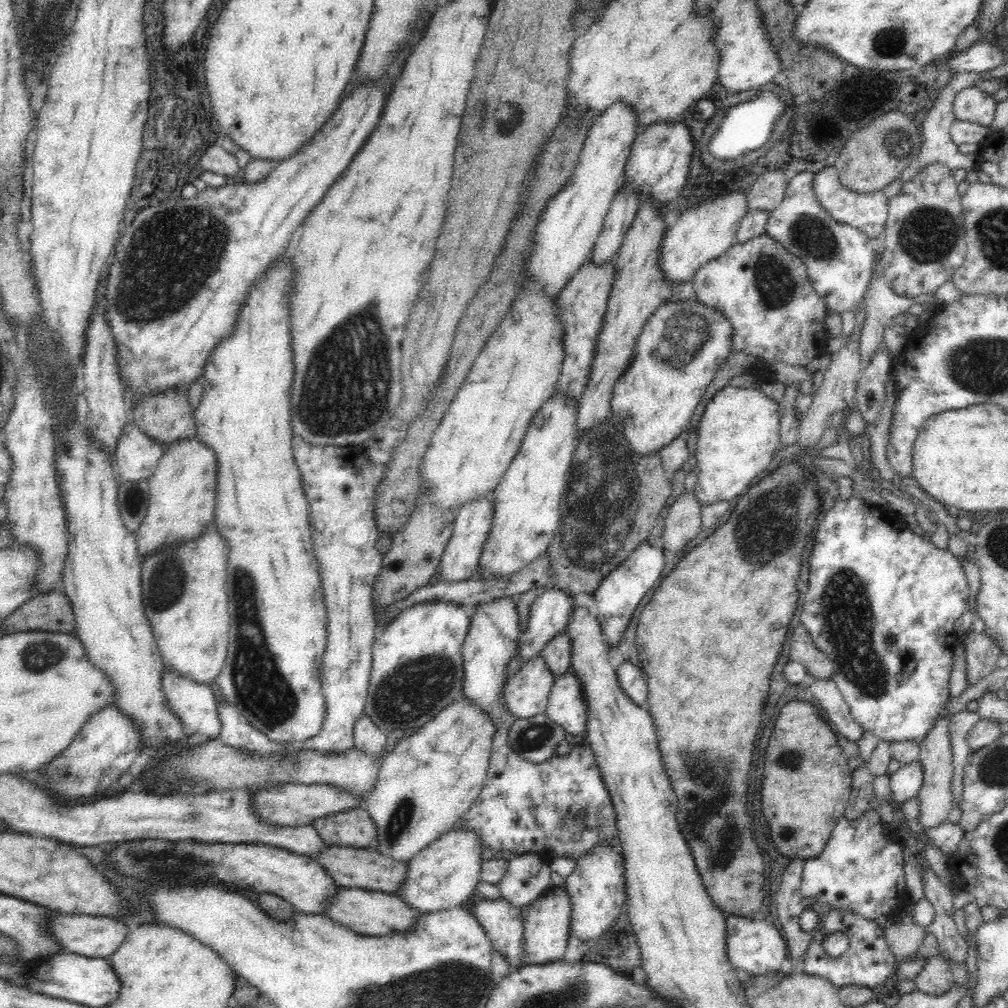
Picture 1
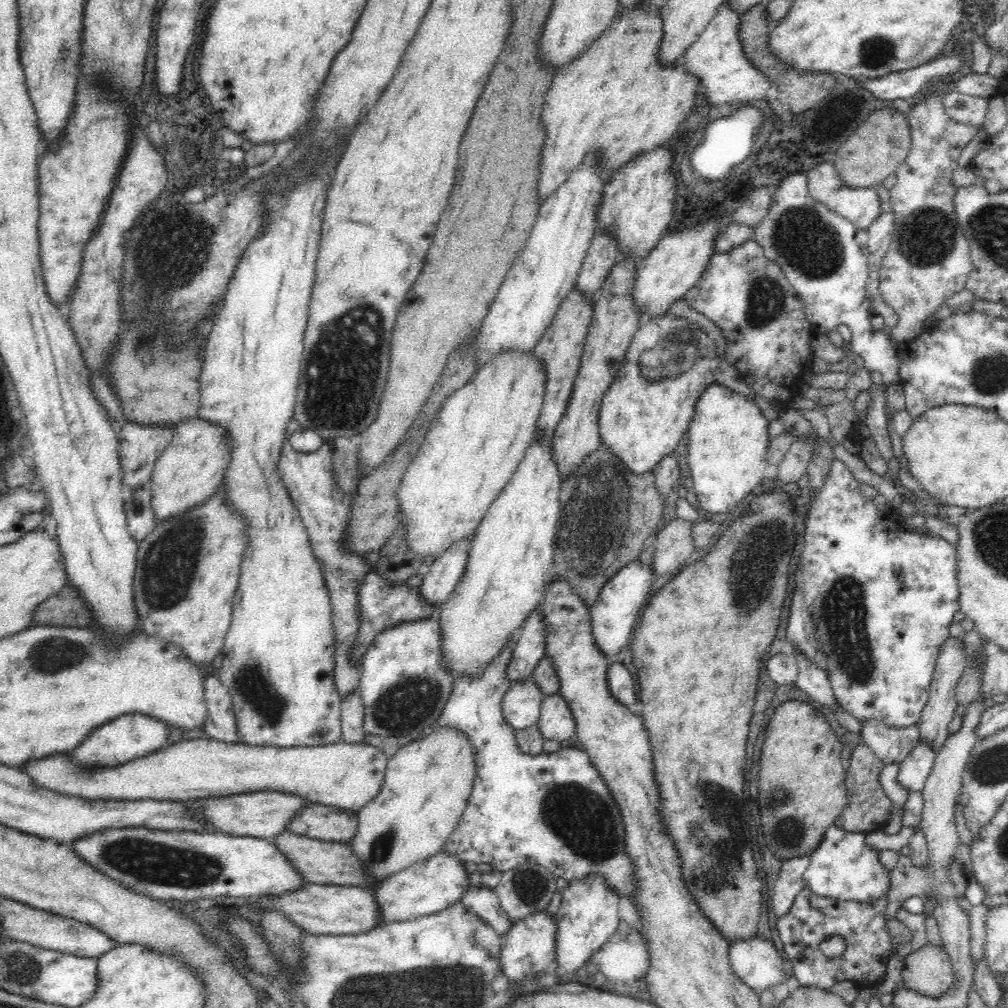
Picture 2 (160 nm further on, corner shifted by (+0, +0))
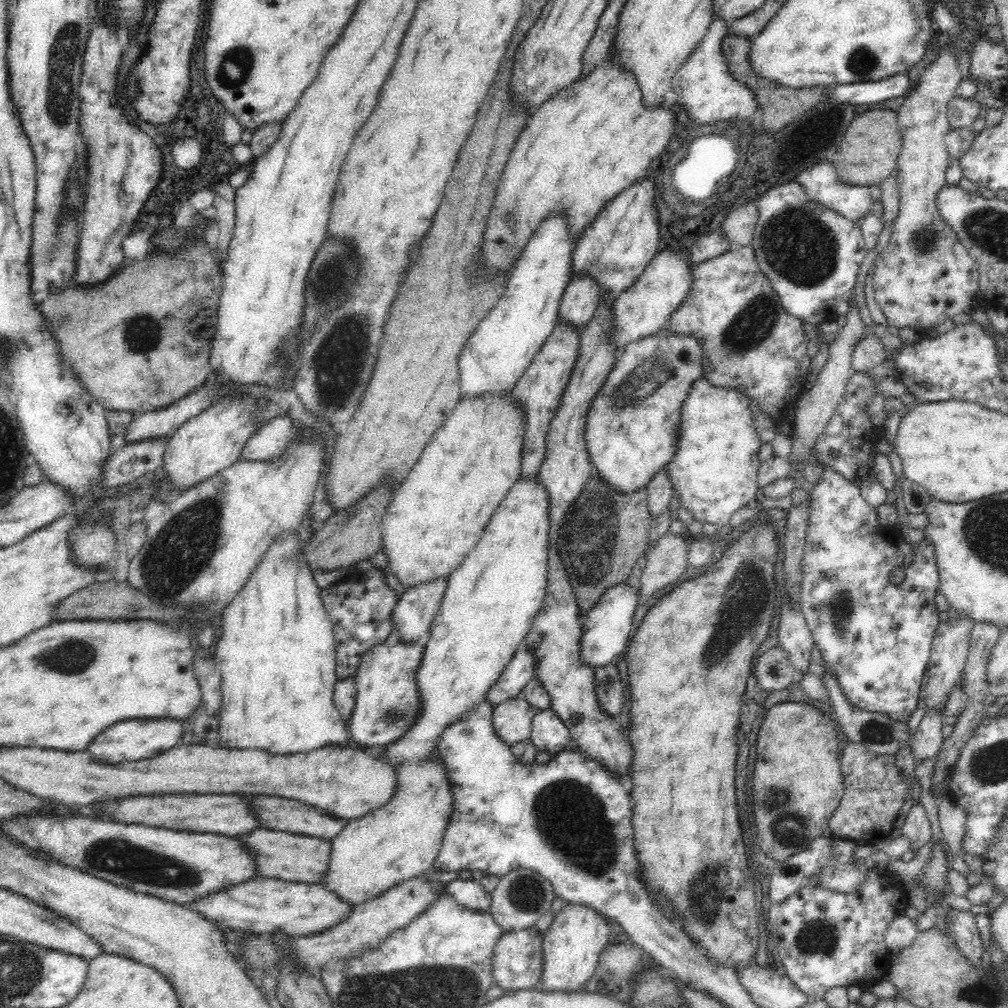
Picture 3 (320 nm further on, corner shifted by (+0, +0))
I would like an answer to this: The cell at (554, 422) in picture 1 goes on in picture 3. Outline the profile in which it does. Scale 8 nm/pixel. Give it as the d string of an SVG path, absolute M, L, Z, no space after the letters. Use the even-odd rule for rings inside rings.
M536 479L516 481L492 515L479 543L448 577L444 597L430 626L428 641L416 670L420 714L416 714L416 722L412 722L405 734L386 745L380 755L394 766L394 770L402 763L423 761L436 753L443 730L487 698L488 691L498 682L504 667L523 644L523 638L542 609L547 594L548 509L549 498Z

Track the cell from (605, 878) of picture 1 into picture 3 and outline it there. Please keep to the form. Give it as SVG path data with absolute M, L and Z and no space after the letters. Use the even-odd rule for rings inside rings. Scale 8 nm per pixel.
M570 903L553 918L551 925L543 932L543 970L540 992L580 992L586 990L586 982L596 974L600 954L610 940L608 918L594 909Z

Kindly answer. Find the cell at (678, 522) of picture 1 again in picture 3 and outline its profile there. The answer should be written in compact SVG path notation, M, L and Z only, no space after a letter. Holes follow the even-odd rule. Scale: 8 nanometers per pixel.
M667 533L662 536L654 548L646 556L646 560L641 562L642 571L640 577L640 591L639 600L640 604L651 598L654 594L667 591L676 583L680 582L689 572L687 561L689 550L689 538L687 535L674 535Z

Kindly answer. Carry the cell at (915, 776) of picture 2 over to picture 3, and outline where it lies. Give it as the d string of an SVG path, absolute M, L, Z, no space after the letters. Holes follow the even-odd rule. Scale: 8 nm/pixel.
M944 706L926 709L917 727L916 737L910 743L915 760L927 762L940 750L945 740L941 733L945 715Z

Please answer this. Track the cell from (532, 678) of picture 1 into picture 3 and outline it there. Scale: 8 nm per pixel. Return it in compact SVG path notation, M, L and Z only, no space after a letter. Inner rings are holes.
M522 693L510 700L502 701L493 707L492 712L495 737L510 746L516 742L524 742L529 739L534 715L534 709L528 705Z

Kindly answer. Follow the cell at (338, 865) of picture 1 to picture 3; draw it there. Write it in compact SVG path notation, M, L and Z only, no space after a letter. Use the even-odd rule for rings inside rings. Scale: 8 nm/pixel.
M264 827L248 830L246 834L232 836L238 839L240 845L248 847L254 857L258 877L277 878L283 881L316 883L328 870L328 854L330 854L330 840L315 836L290 834L288 831L265 829Z

